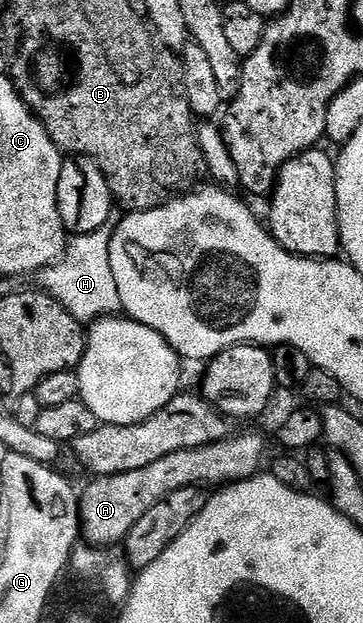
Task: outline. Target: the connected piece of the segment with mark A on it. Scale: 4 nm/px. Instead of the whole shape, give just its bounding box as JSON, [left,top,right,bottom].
[79,432,264,549]

